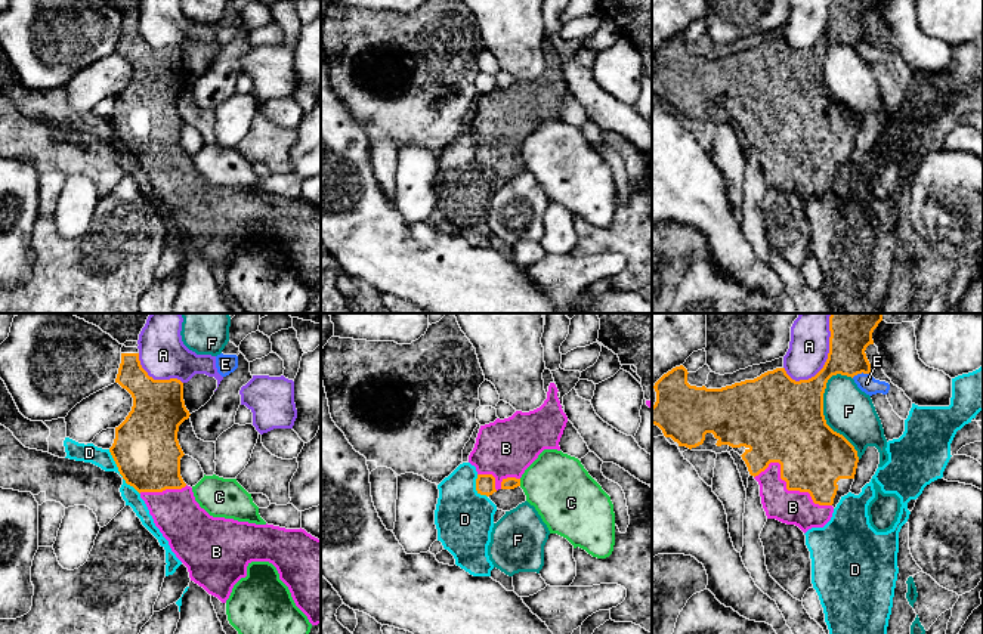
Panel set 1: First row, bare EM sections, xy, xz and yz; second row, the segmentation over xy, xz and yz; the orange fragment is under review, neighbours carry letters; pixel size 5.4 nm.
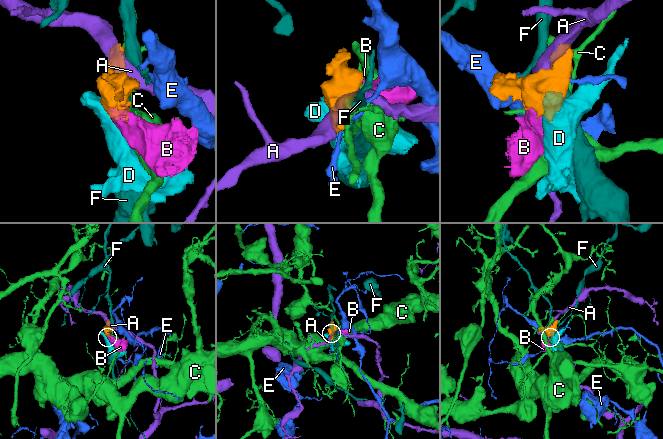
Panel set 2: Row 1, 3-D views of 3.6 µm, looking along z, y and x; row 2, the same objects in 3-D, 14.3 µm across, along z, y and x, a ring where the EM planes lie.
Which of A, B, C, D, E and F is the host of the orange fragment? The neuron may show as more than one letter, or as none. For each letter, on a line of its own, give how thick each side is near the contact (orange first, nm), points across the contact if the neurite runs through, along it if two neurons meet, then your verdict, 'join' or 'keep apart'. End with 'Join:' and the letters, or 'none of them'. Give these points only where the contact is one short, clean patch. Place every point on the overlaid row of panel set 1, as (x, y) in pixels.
A: calibres 260 and 220 nm; keep apart
B: calibres 360 and 190 nm; join
C: calibres 60 and 340 nm; keep apart
D: calibres 360 and 100 nm; keep apart
E: calibres 220 and 90 nm; border yz (868, 373), (859, 373), (852, 377); keep apart
F: calibres 460 and 260 nm; keep apart
Join: B

